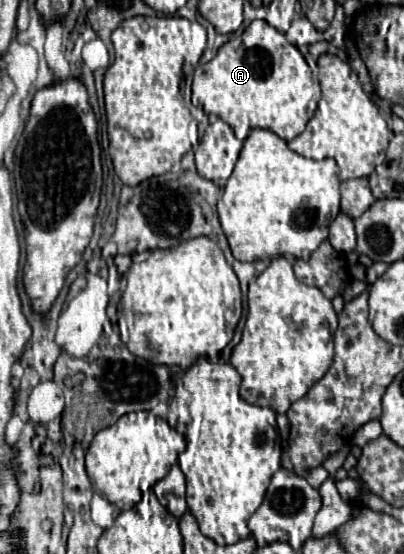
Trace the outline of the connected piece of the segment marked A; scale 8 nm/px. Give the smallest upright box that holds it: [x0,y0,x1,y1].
[192,21,320,141]

